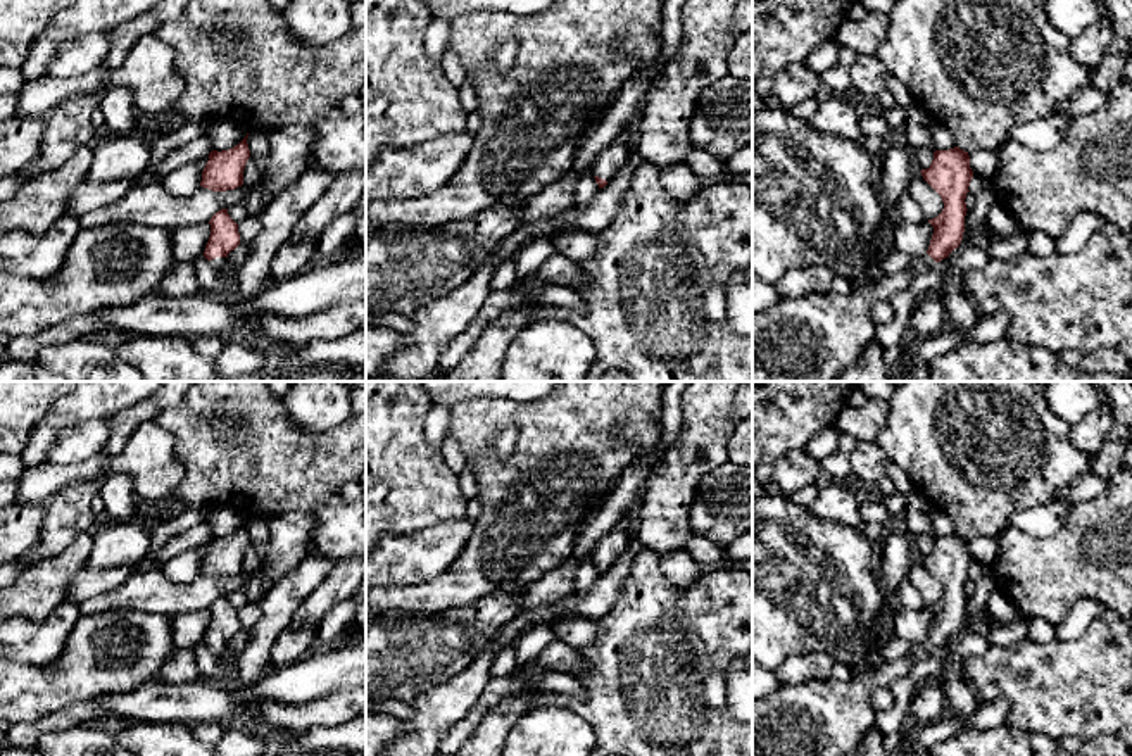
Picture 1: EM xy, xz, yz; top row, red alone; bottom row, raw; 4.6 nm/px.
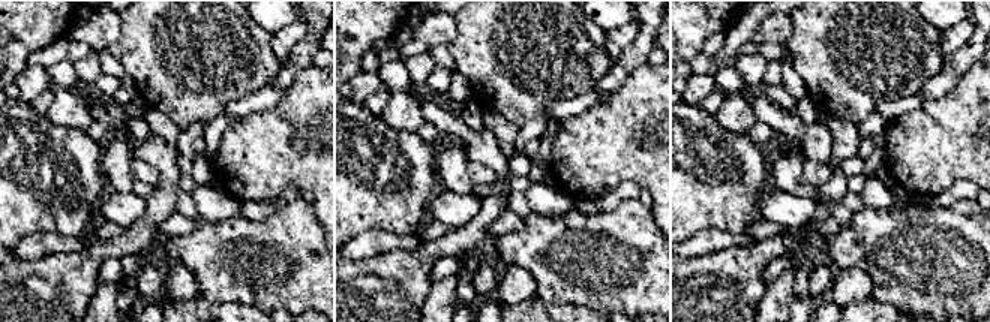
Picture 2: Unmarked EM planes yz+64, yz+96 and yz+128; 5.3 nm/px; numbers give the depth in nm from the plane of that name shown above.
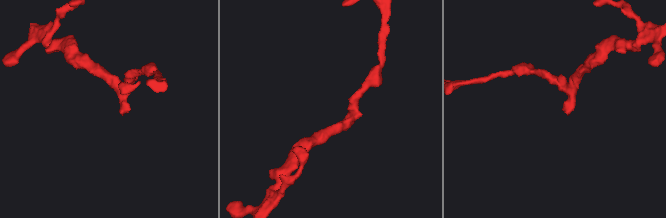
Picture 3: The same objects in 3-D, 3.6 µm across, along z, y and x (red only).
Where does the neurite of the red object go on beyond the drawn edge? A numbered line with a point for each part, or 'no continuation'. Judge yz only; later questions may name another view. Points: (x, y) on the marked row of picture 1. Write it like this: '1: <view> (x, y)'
1: yz (817, 337)

